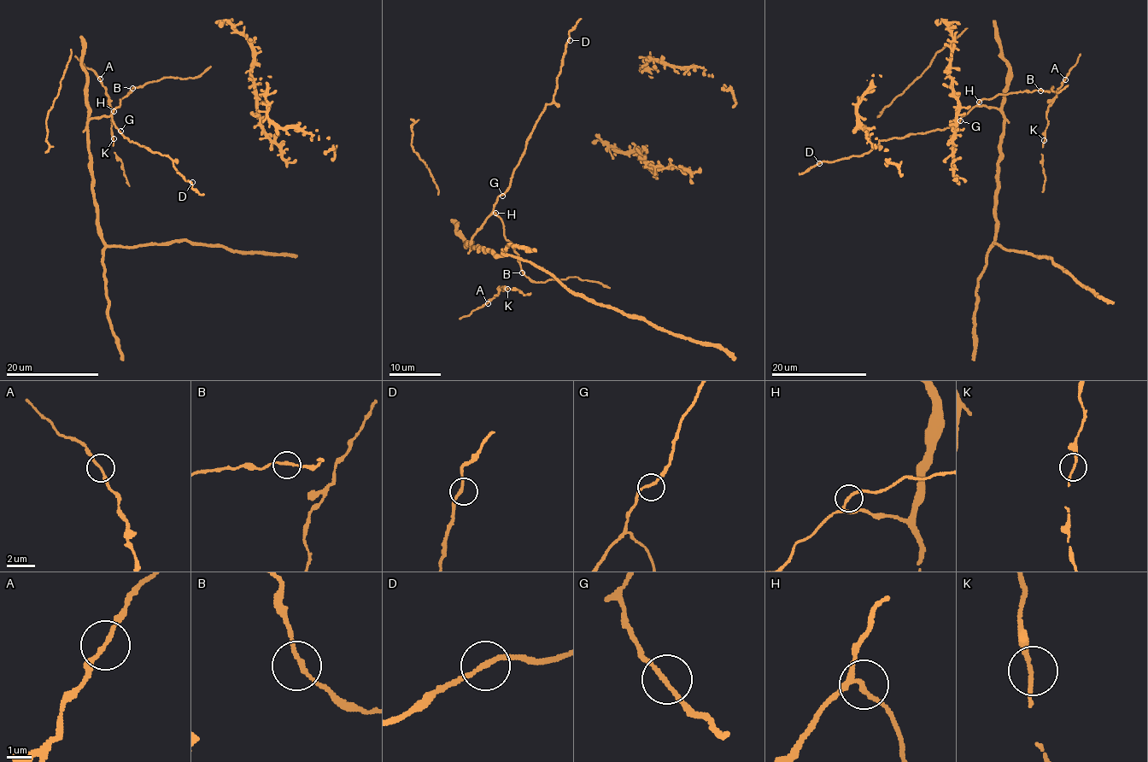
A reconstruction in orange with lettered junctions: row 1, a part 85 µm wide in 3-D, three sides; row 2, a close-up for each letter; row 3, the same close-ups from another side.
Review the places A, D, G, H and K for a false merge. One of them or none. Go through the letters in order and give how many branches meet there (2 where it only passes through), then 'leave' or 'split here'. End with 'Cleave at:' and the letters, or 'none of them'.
A: 2 branches meet; leave
D: 2 branches meet; leave
G: 2 branches meet; leave
H: 2 branches meet; leave
K: 2 branches meet; leave
Cleave at: none of them

